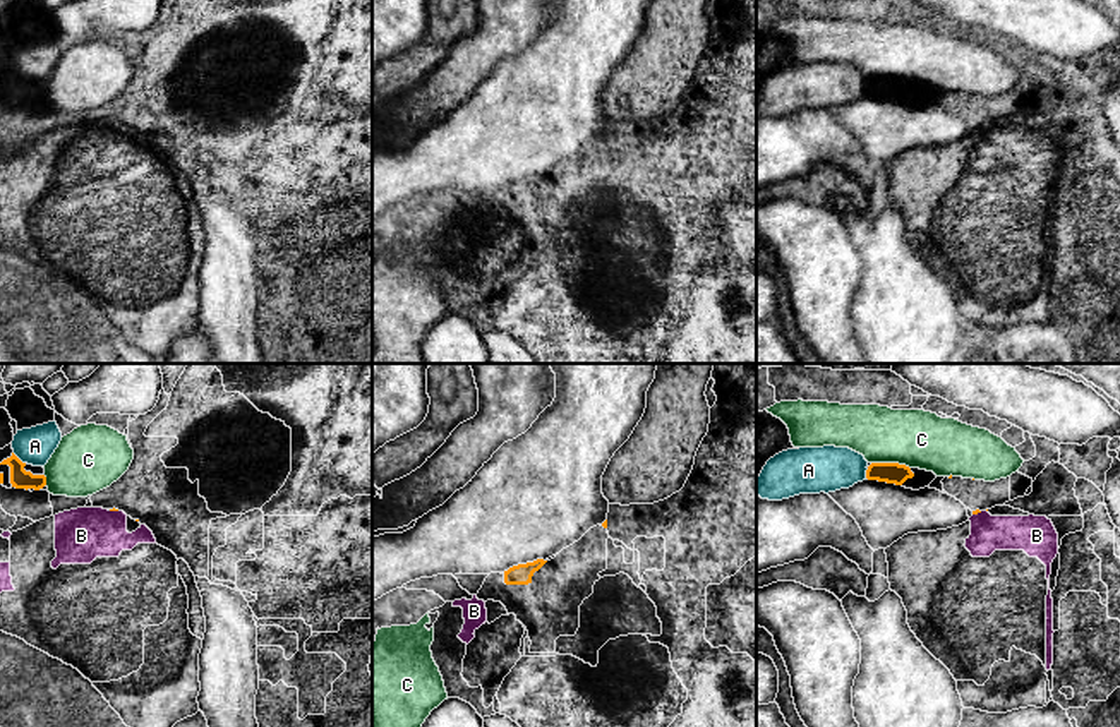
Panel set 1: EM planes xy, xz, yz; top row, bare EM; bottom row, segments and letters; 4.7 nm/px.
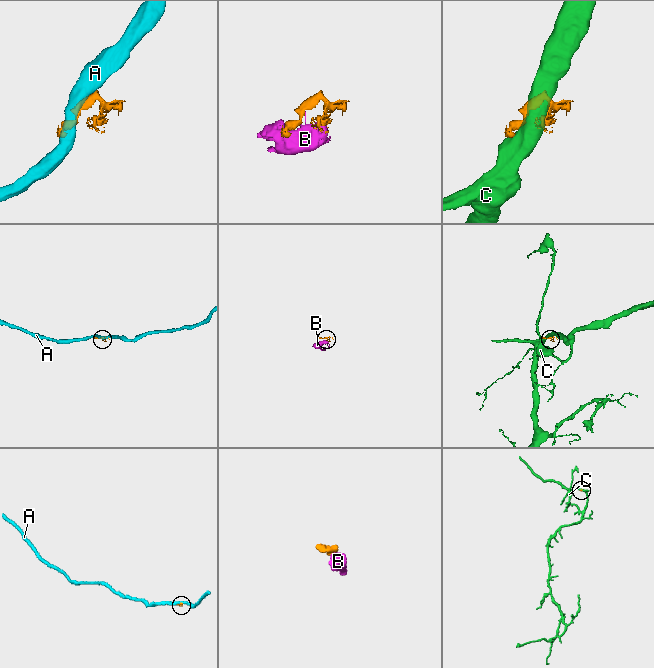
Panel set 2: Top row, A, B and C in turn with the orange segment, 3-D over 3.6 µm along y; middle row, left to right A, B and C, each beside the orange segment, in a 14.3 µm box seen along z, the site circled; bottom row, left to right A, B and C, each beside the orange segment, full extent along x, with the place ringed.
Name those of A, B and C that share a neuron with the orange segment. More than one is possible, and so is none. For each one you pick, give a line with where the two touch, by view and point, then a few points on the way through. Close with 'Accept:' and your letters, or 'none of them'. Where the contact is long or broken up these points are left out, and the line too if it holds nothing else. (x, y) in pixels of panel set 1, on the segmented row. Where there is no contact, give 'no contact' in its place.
Accept: none of them

